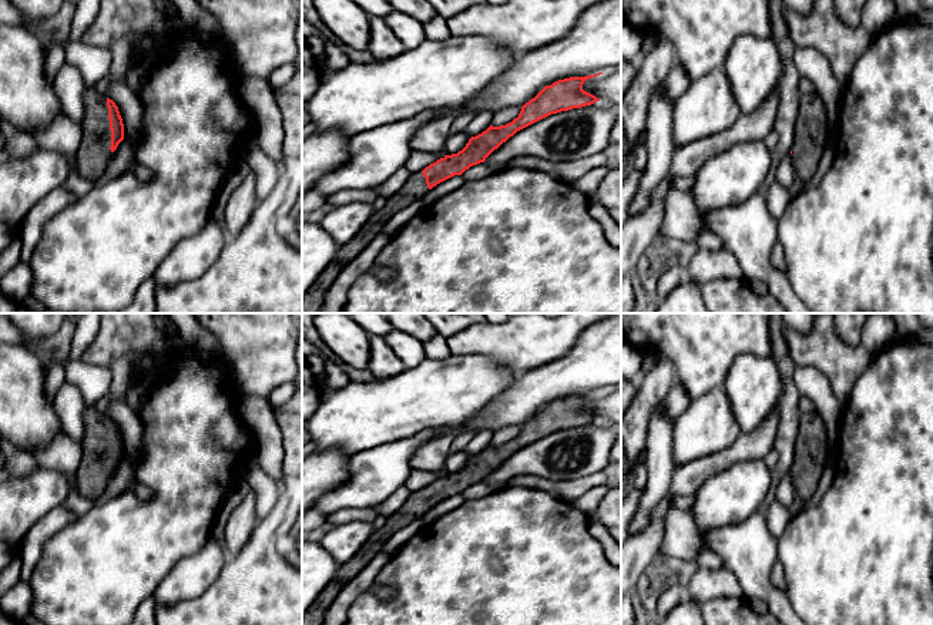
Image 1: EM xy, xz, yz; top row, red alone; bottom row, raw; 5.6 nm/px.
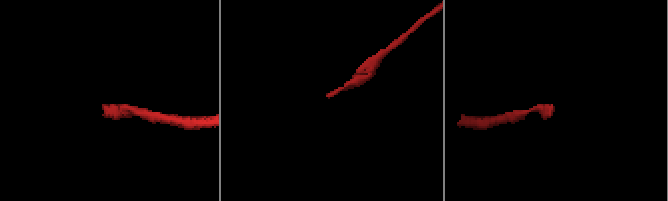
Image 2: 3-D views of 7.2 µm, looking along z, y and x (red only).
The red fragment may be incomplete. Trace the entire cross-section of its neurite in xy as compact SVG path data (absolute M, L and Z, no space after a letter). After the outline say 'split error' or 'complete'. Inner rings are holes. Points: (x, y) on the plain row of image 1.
M94 407L84 414L81 461L74 473L78 491L94 500L107 488L111 473L124 458L124 443L115 421Z; split error

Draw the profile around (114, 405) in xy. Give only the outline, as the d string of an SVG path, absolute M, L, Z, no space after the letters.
M131 352L120 357L110 367L111 386L108 393L94 406L95 410L115 421L124 443L124 458L111 473L104 493L93 500L94 505L105 504L127 488L131 488L142 501L151 497L151 491L135 480L135 471L144 450L144 426L138 413L127 401L130 370L137 359L148 362L150 364L158 363L157 356L144 352Z

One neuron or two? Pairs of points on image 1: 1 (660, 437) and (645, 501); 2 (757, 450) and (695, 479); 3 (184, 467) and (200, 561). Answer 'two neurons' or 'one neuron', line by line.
1: one neuron
2: one neuron
3: two neurons

